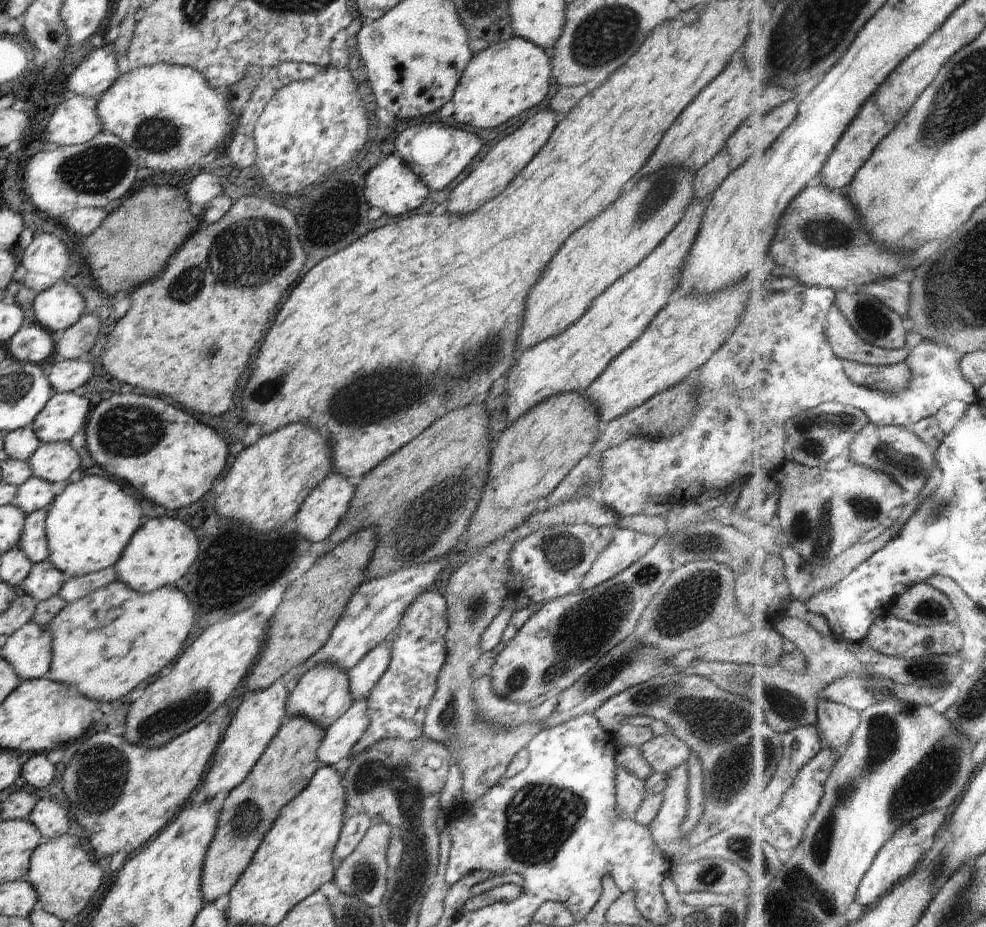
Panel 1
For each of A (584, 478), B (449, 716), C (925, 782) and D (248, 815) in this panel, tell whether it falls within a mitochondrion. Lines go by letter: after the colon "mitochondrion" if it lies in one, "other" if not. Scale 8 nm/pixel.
A: mitochondrion
B: mitochondrion
C: mitochondrion
D: mitochondrion

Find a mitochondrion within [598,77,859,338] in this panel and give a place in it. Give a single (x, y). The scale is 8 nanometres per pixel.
(663, 187)

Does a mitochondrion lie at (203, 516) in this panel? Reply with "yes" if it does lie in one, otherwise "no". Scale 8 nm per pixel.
no

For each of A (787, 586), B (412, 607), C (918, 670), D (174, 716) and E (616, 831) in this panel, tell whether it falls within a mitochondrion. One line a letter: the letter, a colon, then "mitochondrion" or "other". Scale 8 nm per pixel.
A: other
B: other
C: mitochondrion
D: mitochondrion
E: other

